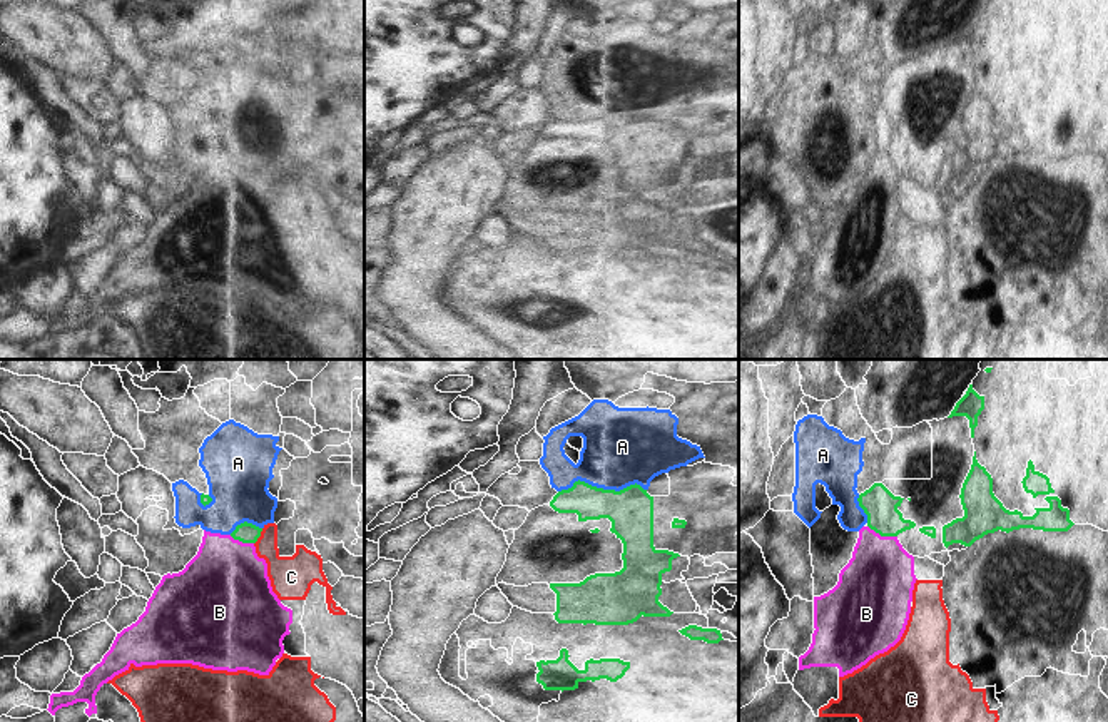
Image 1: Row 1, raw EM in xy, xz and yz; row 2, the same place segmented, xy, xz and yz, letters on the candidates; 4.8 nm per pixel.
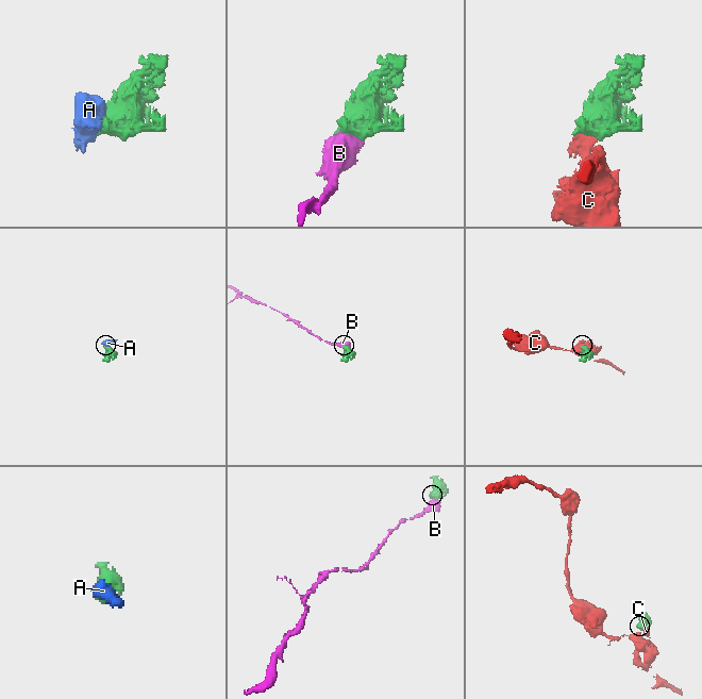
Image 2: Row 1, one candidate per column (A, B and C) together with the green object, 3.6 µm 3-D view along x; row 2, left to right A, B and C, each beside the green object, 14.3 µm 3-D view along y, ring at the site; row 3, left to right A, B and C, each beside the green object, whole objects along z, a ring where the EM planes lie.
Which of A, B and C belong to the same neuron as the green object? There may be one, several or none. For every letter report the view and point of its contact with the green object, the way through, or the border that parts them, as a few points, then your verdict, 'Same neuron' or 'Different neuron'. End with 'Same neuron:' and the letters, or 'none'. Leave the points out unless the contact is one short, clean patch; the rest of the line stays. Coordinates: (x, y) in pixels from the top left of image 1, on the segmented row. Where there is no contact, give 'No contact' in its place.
A: Touches green at xz (602, 488). Different neuron
B: Touches green at yz (883, 535). Same neuron
C: Touches green at xy (259, 535). Different neuron
Same neuron: B.

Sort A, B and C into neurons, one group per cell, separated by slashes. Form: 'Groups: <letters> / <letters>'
Groups: A / B / C.

